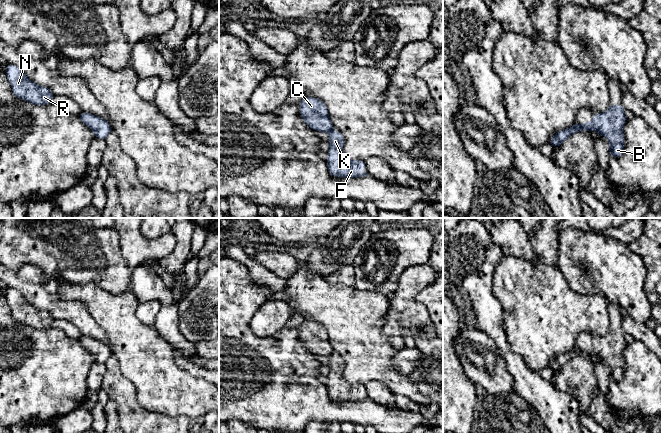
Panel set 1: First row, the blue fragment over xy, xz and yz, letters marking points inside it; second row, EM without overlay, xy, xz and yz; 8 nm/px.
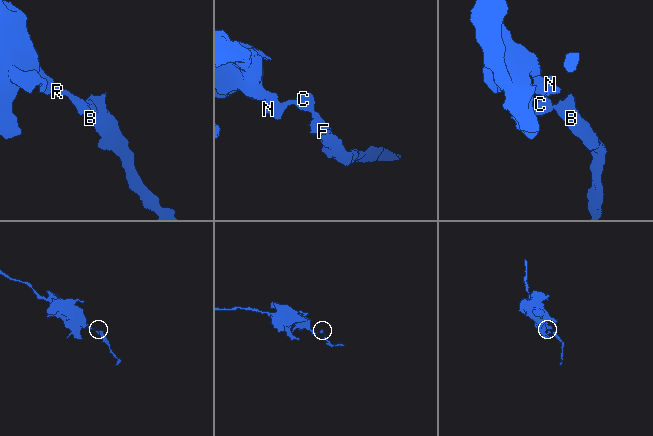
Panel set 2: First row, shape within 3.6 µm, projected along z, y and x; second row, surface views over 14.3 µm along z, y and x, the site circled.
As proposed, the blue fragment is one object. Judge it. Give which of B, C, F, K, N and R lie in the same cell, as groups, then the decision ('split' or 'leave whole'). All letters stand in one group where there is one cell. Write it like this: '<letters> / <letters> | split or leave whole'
B F K / C N R | split

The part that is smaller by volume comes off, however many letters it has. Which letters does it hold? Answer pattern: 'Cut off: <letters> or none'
Cut off: B, F, K

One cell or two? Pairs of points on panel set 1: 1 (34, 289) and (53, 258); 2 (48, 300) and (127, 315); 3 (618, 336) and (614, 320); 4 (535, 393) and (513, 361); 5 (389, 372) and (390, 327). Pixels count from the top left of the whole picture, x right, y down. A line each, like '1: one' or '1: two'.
1: two
2: two
3: one
4: one
5: two

